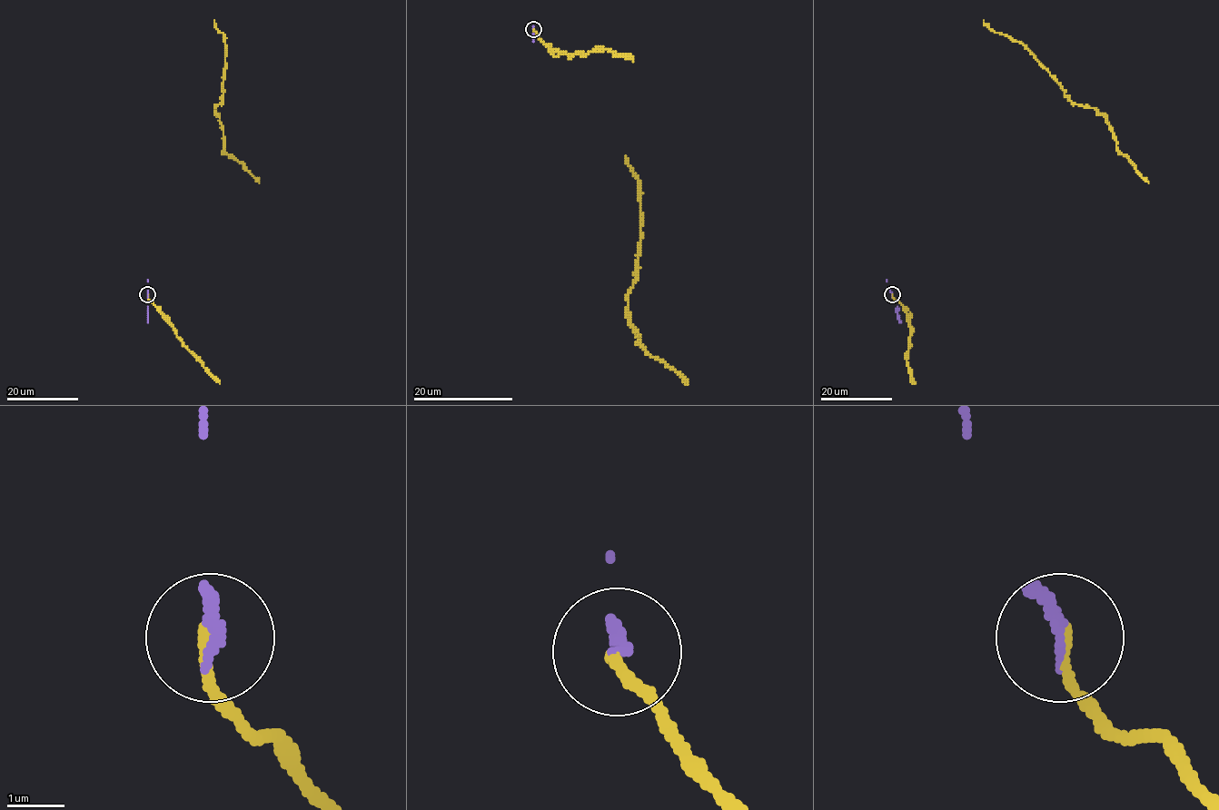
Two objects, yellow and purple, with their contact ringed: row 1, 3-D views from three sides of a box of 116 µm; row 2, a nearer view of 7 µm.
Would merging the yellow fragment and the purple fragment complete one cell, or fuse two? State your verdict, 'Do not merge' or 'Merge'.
Do not merge

